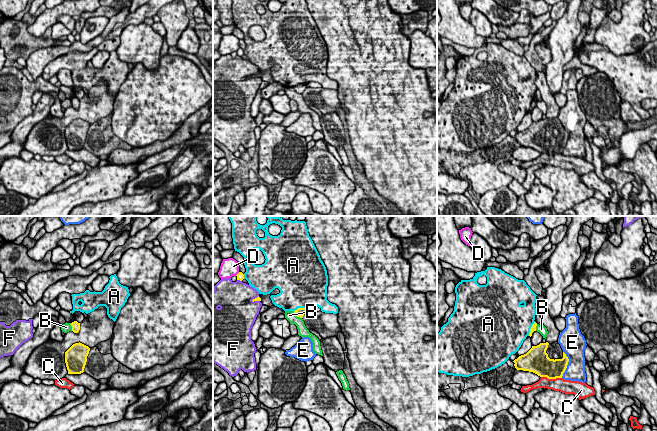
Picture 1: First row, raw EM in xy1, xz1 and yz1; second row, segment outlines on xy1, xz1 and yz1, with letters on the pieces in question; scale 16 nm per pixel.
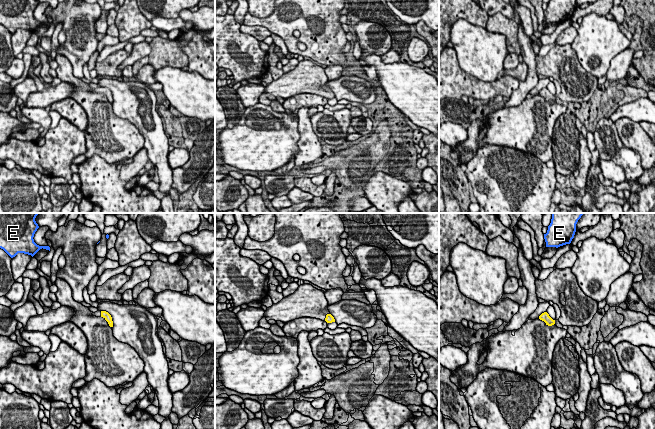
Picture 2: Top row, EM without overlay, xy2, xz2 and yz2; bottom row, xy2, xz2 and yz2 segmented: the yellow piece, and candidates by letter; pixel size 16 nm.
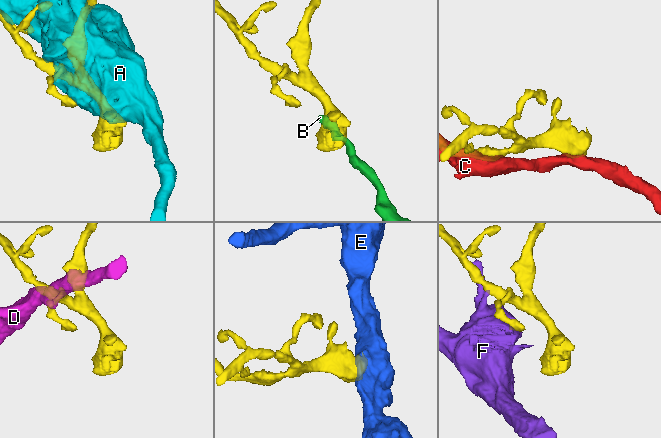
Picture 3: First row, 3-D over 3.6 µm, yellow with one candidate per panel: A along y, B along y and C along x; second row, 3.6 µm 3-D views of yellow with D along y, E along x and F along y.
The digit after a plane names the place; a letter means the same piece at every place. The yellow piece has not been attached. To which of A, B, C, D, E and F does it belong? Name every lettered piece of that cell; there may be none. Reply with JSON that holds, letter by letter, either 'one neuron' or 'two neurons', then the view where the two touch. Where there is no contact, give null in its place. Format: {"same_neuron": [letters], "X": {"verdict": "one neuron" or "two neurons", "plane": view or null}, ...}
{"same_neuron": [], "A": {"verdict": "two neurons", "plane": "xz1"}, "B": {"verdict": "two neurons", "plane": "xz1"}, "C": {"verdict": "two neurons", "plane": "yz1"}, "D": {"verdict": "two neurons", "plane": "xz1"}, "E": {"verdict": "two neurons", "plane": "yz1"}, "F": {"verdict": "two neurons", "plane": "xz1"}}

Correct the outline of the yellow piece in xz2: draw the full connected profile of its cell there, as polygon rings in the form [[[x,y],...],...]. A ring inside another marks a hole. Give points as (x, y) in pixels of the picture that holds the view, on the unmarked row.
[[[303,60],[293,70],[267,84],[264,93],[267,97],[275,96],[283,99],[302,93],[332,99],[335,98],[335,95],[330,90],[328,82],[324,67],[318,66],[310,60]]]

